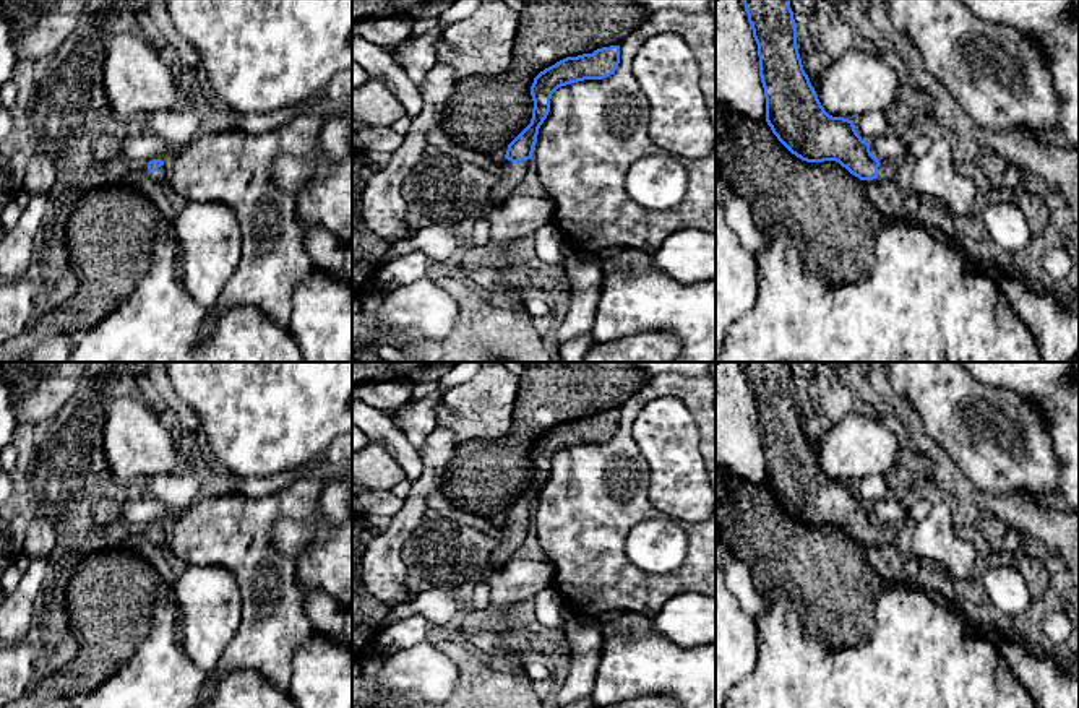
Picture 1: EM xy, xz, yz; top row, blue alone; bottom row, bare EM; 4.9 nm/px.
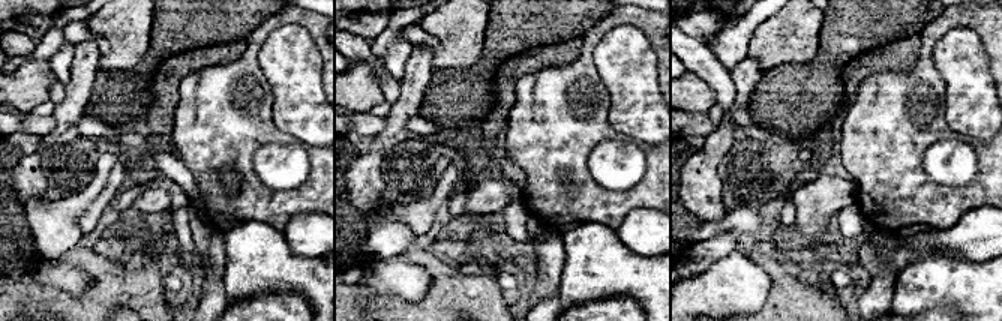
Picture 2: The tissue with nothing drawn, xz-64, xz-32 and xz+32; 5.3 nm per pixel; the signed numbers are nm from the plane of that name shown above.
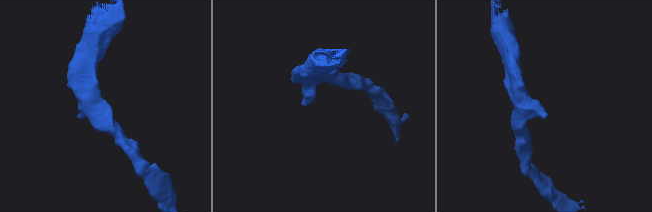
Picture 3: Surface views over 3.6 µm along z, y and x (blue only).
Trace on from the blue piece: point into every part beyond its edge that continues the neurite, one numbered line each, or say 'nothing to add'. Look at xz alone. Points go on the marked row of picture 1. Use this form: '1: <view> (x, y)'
1: xz (513, 174)

